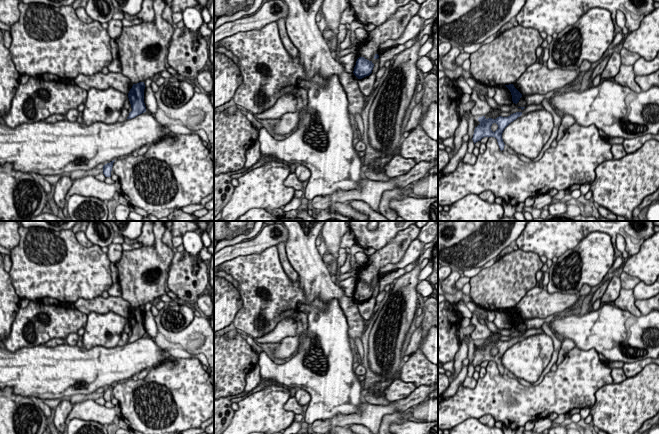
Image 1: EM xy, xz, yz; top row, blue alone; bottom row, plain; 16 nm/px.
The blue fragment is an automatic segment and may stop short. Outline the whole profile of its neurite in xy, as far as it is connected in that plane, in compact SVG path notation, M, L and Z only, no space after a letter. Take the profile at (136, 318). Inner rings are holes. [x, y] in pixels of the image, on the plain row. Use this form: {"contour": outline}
{"contour": "M144 306L133 308L128 317L128 322L131 328L132 335L129 337L127 343L135 342L136 340L146 336L146 330L144 327Z"}

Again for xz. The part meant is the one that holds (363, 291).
{"contour": "M359 281L356 285L353 297L358 303L362 303L372 297L373 291L374 288L372 285L369 285L364 281Z"}

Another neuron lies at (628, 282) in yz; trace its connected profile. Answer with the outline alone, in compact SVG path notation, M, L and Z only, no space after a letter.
M622 272L620 275L621 288L624 289L634 289L634 287L640 282L637 277L631 276L625 272Z

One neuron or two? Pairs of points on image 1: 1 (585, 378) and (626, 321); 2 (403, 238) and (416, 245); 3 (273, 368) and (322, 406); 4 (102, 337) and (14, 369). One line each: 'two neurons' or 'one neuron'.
1: two neurons
2: two neurons
3: one neuron
4: two neurons

